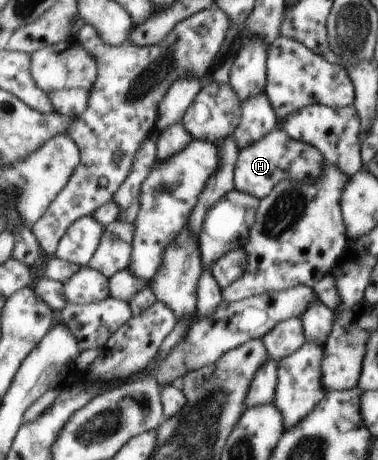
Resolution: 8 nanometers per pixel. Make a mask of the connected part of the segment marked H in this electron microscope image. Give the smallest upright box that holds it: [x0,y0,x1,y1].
[234,129,326,200]

